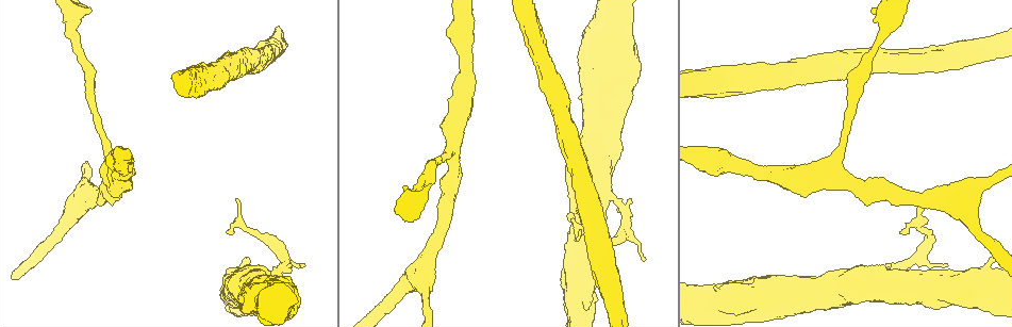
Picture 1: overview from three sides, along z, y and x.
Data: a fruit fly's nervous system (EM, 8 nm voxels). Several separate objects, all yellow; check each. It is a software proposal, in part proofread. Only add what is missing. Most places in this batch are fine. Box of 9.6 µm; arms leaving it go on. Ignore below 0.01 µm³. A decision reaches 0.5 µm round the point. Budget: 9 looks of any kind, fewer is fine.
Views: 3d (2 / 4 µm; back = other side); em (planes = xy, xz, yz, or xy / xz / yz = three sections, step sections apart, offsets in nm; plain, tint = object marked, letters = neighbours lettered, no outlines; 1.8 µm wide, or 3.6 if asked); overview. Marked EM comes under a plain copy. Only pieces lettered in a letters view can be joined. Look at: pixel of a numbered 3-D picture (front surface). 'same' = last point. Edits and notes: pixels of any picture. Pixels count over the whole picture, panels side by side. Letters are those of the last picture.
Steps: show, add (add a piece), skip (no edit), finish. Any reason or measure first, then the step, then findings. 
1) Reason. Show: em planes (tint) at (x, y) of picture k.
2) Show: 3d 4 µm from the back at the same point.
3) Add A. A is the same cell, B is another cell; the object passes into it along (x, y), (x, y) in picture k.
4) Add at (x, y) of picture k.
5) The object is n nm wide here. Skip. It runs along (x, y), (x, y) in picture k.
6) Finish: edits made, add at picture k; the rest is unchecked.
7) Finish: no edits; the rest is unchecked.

Show: 3d 4 µm from the back at (644, 259) of picture 1.

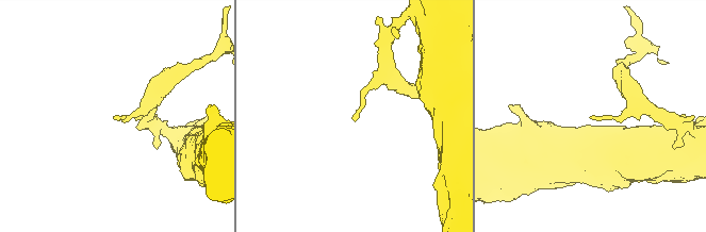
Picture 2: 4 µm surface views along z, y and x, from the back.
Show: em xz step 8 (tint) at (591, 118) of picture 2.

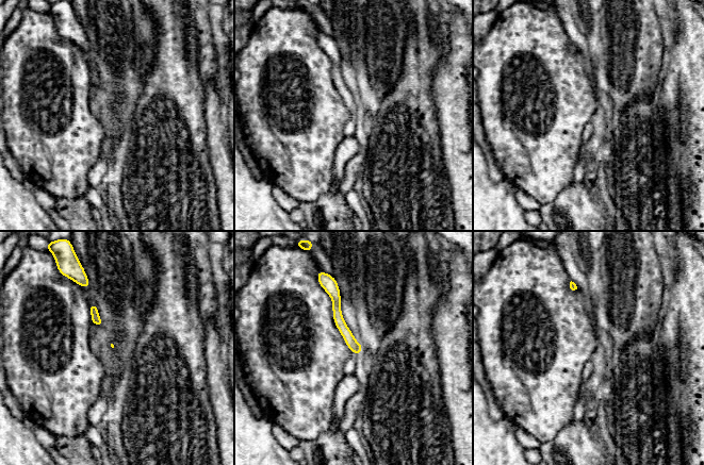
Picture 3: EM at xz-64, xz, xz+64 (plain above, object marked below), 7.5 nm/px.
Another direction. Show: em yz step 4 (letters) at the same point.

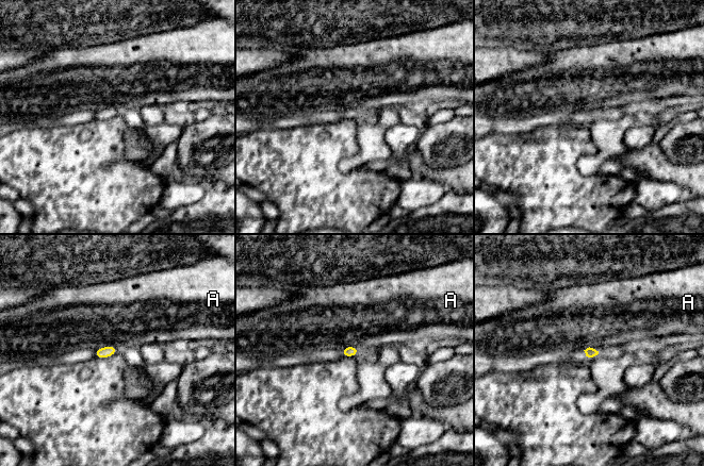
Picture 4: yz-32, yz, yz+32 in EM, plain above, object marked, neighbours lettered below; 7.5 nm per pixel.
Skip. A is another cell; no lettered piece goes on from it.

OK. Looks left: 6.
Free end. Show: em 3.6 µm xz step 16 (tint) at (588, 309) of picture 1.

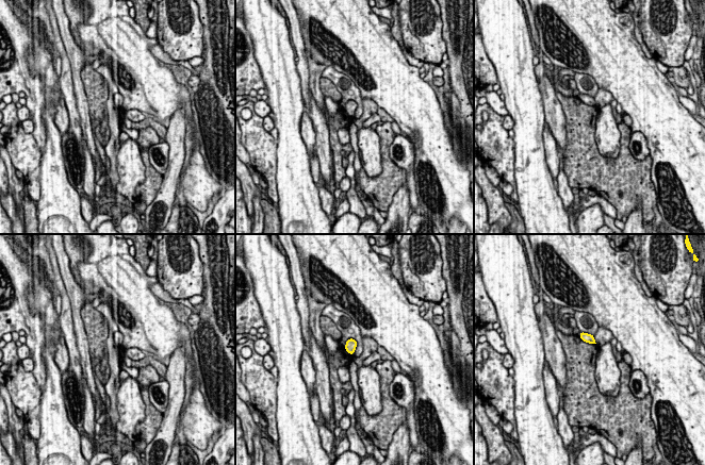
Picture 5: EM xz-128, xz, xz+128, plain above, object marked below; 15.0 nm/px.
Show: em 3.6 µm planes (letters) at the same point.

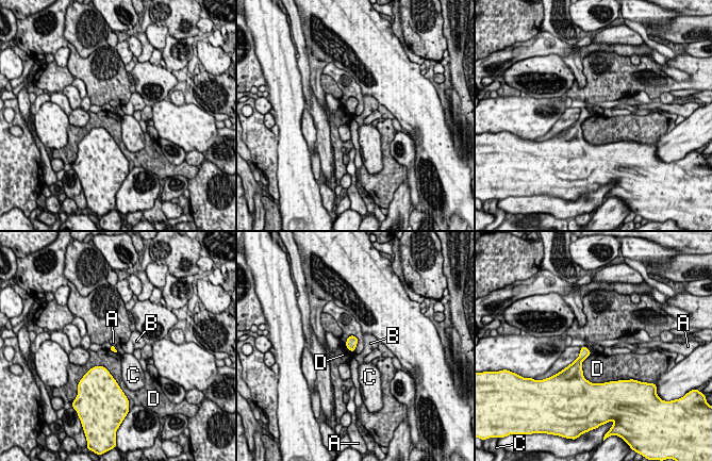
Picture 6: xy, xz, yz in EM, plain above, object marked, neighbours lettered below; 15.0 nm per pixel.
Skip. A, B, C and D are other cells; a border runs along (581, 362), (590, 381), (614, 381) in picture 6; no lettered piece goes on from it.

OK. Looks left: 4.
Touches itself. Show: em 3.6 µm xy step 16 (letters) at (605, 66) of picture 1.

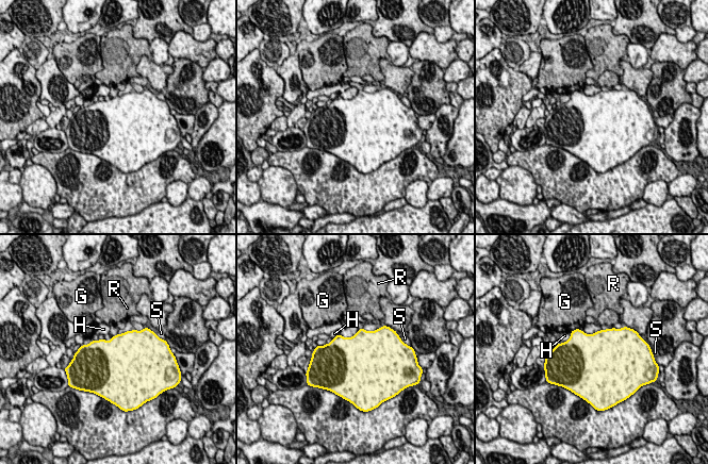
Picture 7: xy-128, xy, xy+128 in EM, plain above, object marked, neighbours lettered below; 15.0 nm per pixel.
The object is 700 nm wide here. Skip. G, H, R and S are other cells; a border runs along (571, 331), (571, 335), (562, 343) in picture 7; none of them fits.

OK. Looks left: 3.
Show: 3d 2 µm at (873, 10) of picture 1.

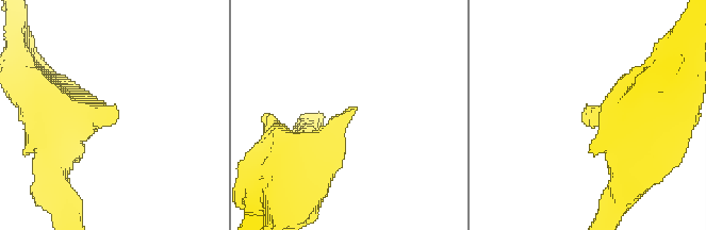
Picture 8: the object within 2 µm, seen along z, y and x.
Now the EM. Show: em yz step 16 (letters) at (582, 117) of picture 8.

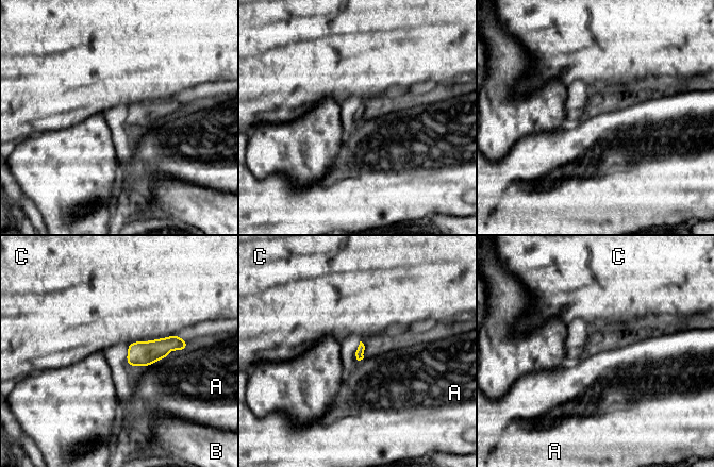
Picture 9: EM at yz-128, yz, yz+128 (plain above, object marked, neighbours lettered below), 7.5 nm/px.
Another direction. Show: em planes (letters) at the same point.

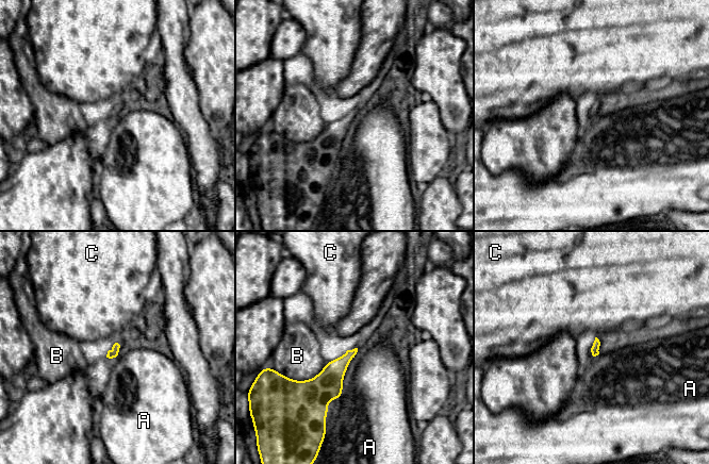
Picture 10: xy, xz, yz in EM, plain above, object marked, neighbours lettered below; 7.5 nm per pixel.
Skip. A, B and C are other cells; no lettered piece goes on from it.

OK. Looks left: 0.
Finish: no edits; the rest is unchecked.

